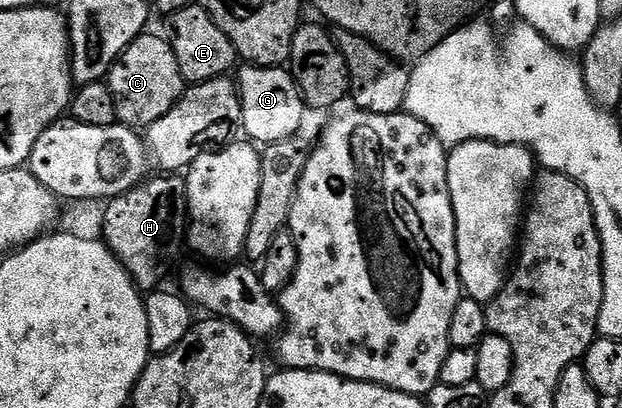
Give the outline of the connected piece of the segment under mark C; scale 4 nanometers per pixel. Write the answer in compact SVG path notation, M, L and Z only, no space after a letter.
M144 34L137 37L112 64L105 83L115 99L118 123L136 130L146 129L147 125L169 114L185 91L185 81L177 66L177 58L162 35Z

